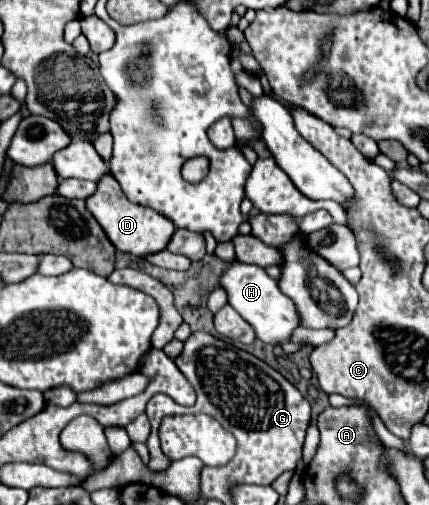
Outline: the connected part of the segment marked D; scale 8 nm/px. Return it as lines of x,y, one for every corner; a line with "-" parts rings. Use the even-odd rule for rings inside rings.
112,174
104,176
104,180
98,182
96,192
86,200
86,208
92,212
96,222
104,228
104,232
106,232
108,240
114,244
114,248
120,252
134,254
134,256
146,256
146,254
154,254
154,252
164,250
172,232
176,230
172,220
168,220
166,216
160,216
160,212
132,204
124,196
118,180

